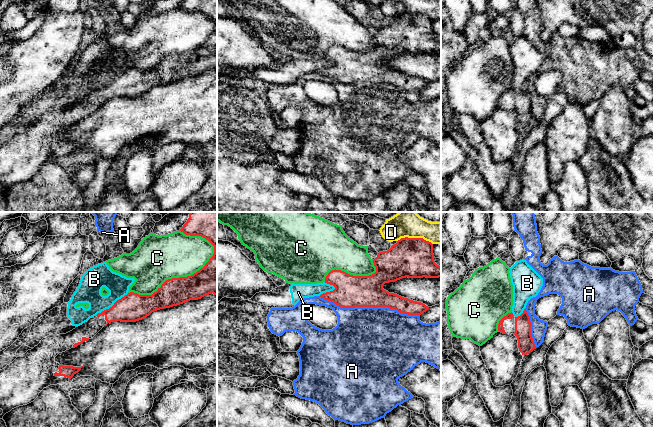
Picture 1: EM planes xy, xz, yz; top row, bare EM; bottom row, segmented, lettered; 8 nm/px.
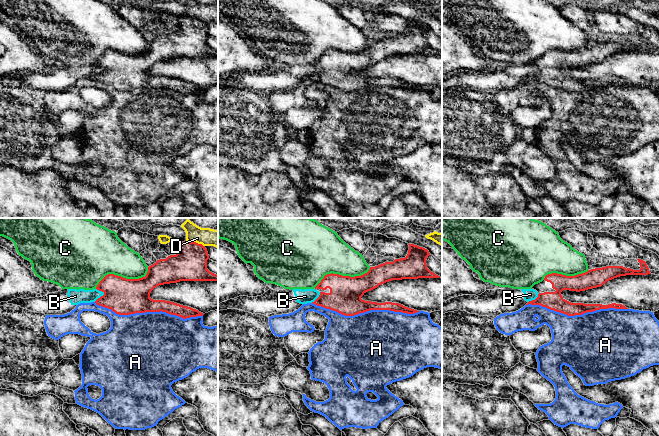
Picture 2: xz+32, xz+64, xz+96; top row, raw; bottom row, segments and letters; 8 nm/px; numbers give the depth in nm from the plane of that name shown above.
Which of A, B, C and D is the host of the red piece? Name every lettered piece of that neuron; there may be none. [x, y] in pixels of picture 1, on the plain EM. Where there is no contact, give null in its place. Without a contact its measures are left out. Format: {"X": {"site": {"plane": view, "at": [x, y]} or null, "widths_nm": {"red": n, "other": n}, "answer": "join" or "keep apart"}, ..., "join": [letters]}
{"A": {"site": {"plane": "xz", "at": [369, 82]}, "widths_nm": {"red": 260, "other": 500}, "answer": "keep apart"}, "B": {"site": {"plane": "xy", "at": [112, 82]}, "widths_nm": {"red": 220, "other": 190}, "answer": "keep apart"}, "C": {"site": {"plane": "xy", "at": [175, 54]}, "widths_nm": {"red": 220, "other": 360}, "answer": "keep apart"}, "D": {"site": {"plane": "xz", "at": [415, 14]}, "widths_nm": {"red": 320, "other": 160}, "answer": "keep apart"}, "join": []}

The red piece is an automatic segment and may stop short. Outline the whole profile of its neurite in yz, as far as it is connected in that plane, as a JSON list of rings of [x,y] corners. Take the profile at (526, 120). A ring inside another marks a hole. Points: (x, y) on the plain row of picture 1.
[[[526,85],[518,93],[515,93],[512,88],[504,92],[499,97],[498,107],[503,110],[514,110],[518,116],[519,127],[524,132],[536,124],[531,111],[530,93]]]

